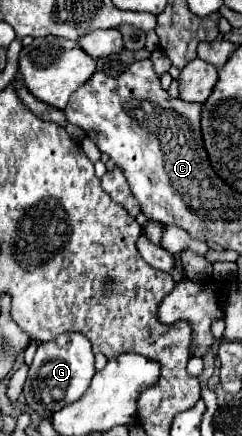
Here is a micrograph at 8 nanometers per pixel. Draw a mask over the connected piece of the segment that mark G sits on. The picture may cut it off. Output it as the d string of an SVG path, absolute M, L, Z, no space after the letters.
M67 332L49 342L39 344L33 364L29 366L23 396L31 410L39 412L45 418L51 418L57 410L77 402L87 392L93 374L95 374L95 356L89 338L85 338L81 332Z

